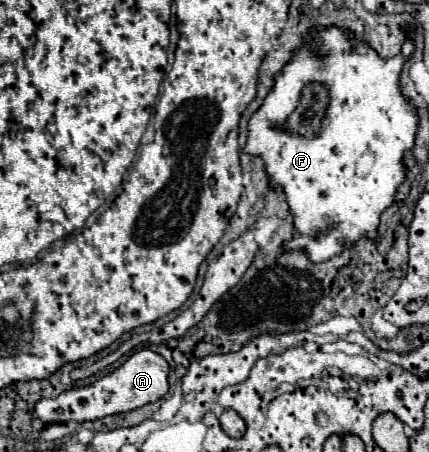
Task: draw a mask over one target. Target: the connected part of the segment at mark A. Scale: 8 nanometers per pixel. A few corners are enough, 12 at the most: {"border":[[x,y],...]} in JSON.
{"border":[[144,347],[84,387],[36,403],[46,425],[96,421],[168,393],[168,361]]}

